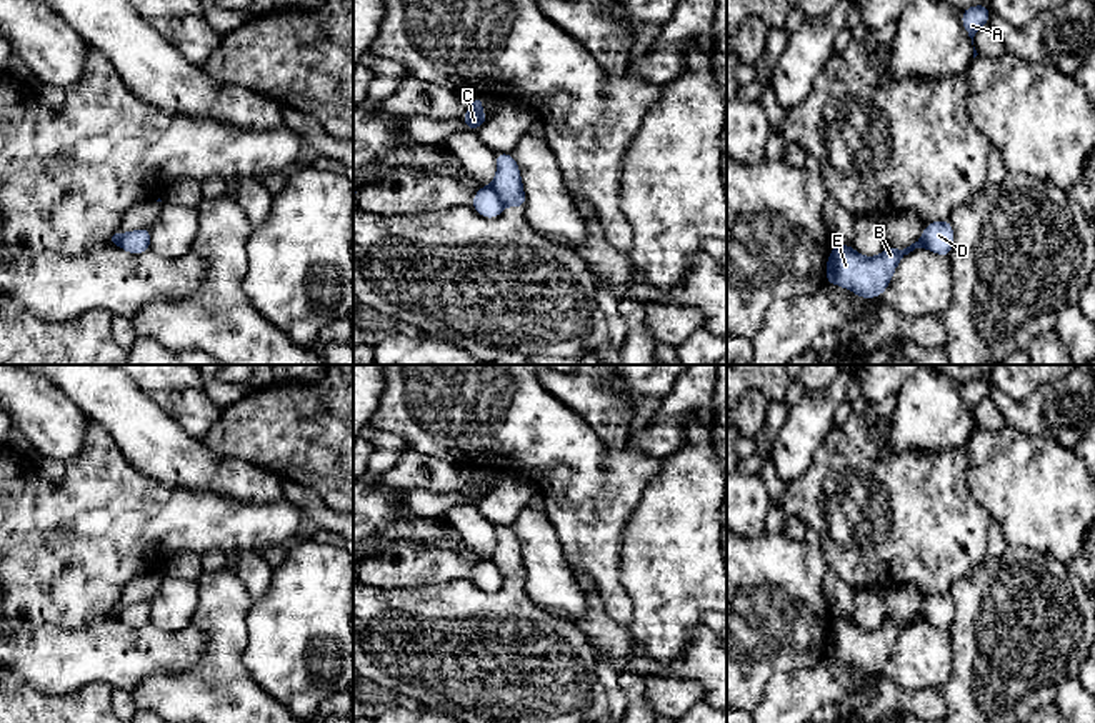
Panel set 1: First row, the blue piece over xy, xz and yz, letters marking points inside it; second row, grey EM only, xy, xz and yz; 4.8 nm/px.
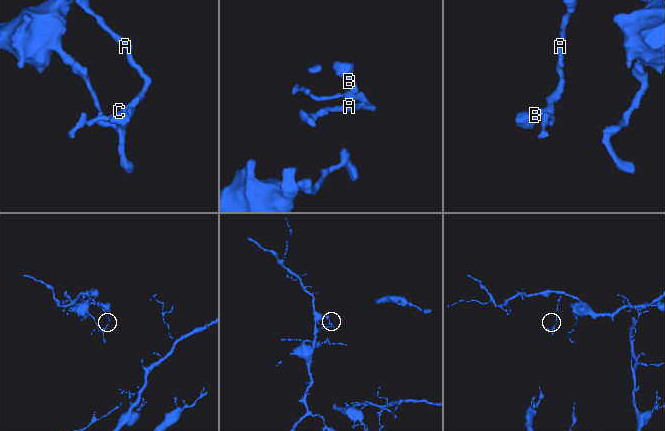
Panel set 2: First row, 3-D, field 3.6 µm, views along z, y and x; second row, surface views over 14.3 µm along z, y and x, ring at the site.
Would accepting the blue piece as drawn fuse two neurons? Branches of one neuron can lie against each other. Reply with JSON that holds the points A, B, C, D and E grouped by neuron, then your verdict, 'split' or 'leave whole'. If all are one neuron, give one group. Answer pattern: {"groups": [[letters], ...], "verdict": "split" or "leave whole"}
{"groups": [["A", "D"], ["B", "C", "E"]], "verdict": "split"}

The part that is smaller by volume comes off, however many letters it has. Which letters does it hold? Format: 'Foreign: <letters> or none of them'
Foreign: B, C, E

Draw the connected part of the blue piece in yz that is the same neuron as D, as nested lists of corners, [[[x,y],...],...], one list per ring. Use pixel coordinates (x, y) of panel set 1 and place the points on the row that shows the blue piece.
[[[950,218],[943,222],[927,223],[922,233],[922,240],[925,243],[925,248],[940,257],[948,257],[955,240]]]

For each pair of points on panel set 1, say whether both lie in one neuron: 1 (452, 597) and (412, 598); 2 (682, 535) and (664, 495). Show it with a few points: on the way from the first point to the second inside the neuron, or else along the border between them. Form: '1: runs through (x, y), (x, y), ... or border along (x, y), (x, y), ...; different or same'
1: runs through (442, 598), (422, 598); same
2: runs through (677, 525), (677, 508), (674, 505); same

